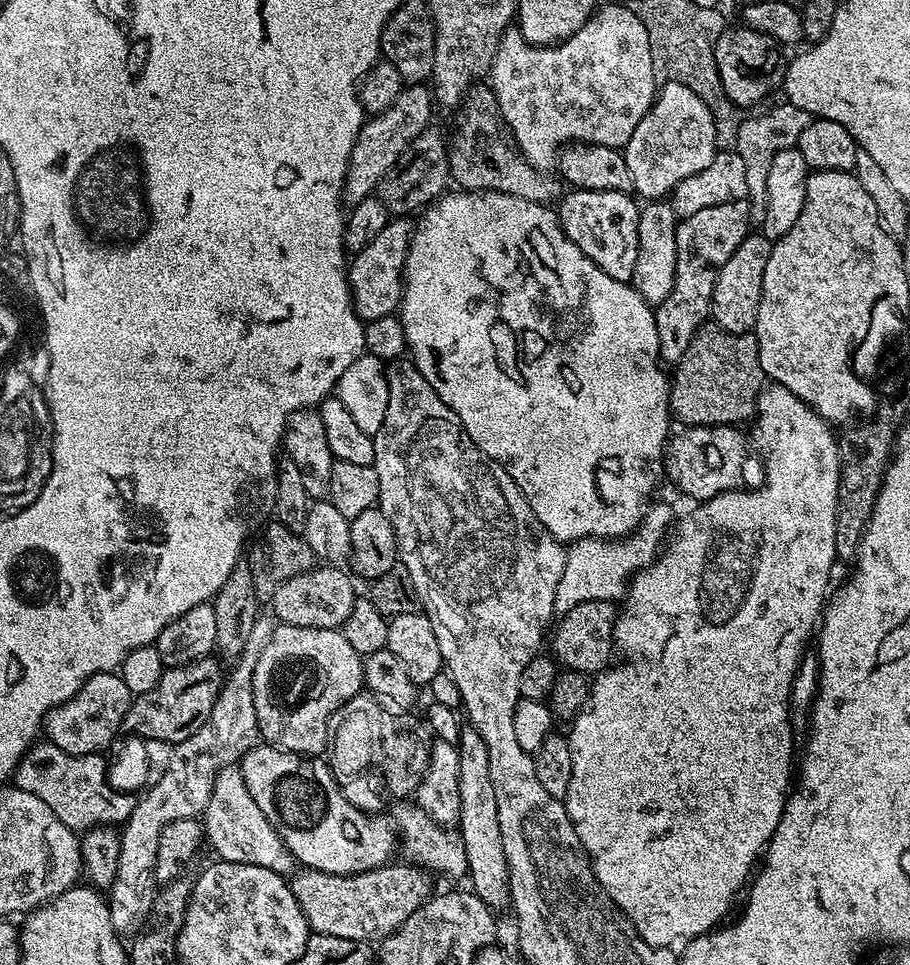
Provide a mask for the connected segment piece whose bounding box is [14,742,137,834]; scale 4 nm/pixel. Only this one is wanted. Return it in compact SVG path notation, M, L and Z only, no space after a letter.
M37 742L21 758L14 773L15 787L42 798L67 828L83 834L90 828L120 826L133 813L137 797L133 793L120 792L108 781L108 764L103 755L71 756L66 750L47 742Z

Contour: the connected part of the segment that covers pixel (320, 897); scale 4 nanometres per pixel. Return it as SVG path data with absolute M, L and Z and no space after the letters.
M389 862L381 868L349 876L301 867L300 873L297 871L290 883L302 914L306 914L309 929L318 936L369 942L383 942L390 934L394 934L394 930L398 930L398 926L402 926L402 922L406 922L406 918L421 908L430 896L429 873L423 868L417 868L415 864L396 863Z

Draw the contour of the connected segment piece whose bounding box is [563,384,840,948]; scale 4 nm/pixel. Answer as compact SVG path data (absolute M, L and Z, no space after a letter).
M772 384L765 387L756 399L756 415L750 427L751 443L764 459L764 485L749 492L733 490L718 494L697 503L693 512L675 521L662 551L648 567L640 569L629 580L628 590L619 605L612 638L619 655L621 652L625 660L621 664L613 663L591 681L588 701L571 721L569 728L572 729L566 732L570 746L570 790L566 790L564 809L570 814L574 830L588 852L592 869L604 892L610 894L615 904L628 915L640 937L650 942L650 946L659 948L672 948L676 943L693 940L695 936L705 936L725 919L723 916L731 910L740 887L742 892L749 883L762 853L767 849L768 840L782 818L784 803L794 780L792 683L806 655L804 647L811 636L813 639L814 629L826 607L832 563L838 560L834 534L840 489L840 445L837 433L832 433L835 432L833 425L802 402L802 398L780 384Z

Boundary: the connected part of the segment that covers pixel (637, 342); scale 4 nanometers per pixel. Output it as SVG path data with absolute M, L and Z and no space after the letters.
M452 190L427 205L420 218L420 224L418 220L408 247L404 267L404 296L400 299L398 309L402 330L406 330L412 363L422 374L422 378L426 378L430 386L434 386L438 398L442 398L442 402L446 402L446 406L450 406L450 410L458 414L474 446L478 446L482 454L504 466L518 490L522 490L538 522L542 522L544 529L554 539L575 542L585 536L631 536L644 518L646 505L653 499L651 496L656 488L656 476L652 472L661 471L664 450L670 439L670 380L666 372L664 376L660 369L662 364L658 350L658 326L653 305L647 304L632 289L631 283L610 278L610 274L594 266L594 262L590 262L590 258L586 258L586 254L582 254L582 250L578 250L578 246L574 246L570 238L566 238L559 215L547 204L514 198L501 192Z

